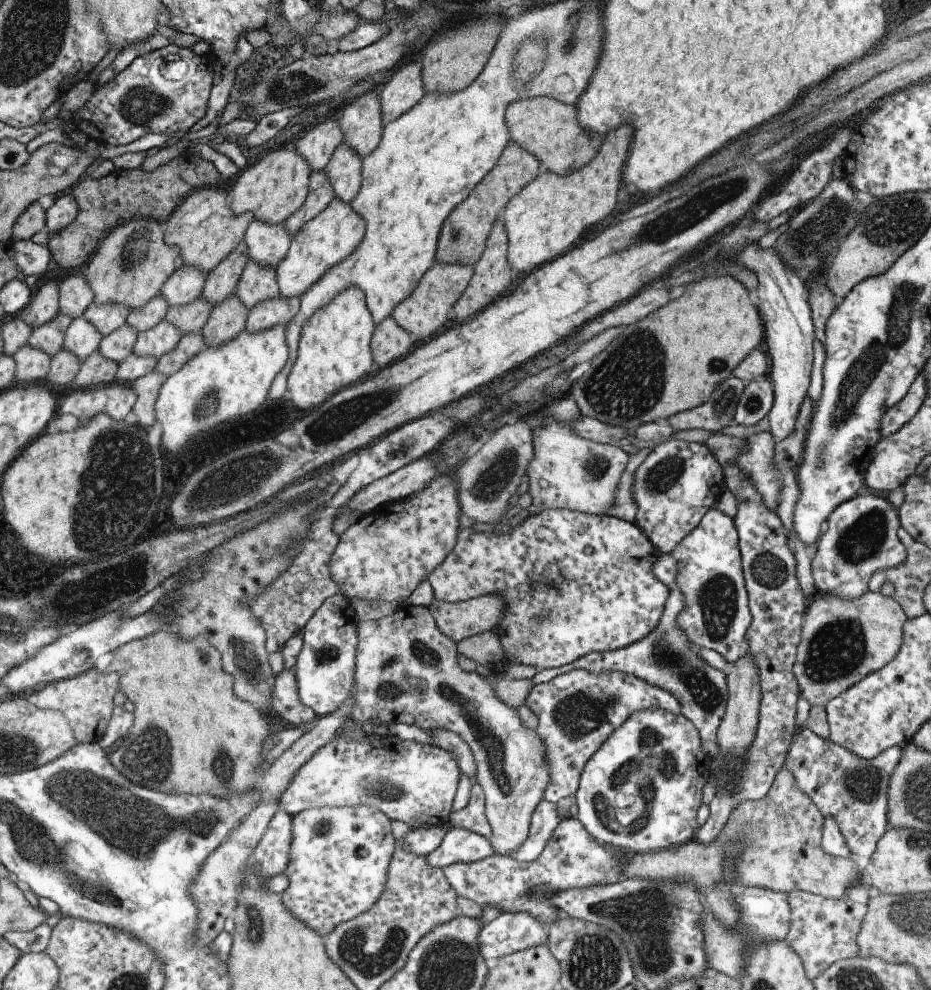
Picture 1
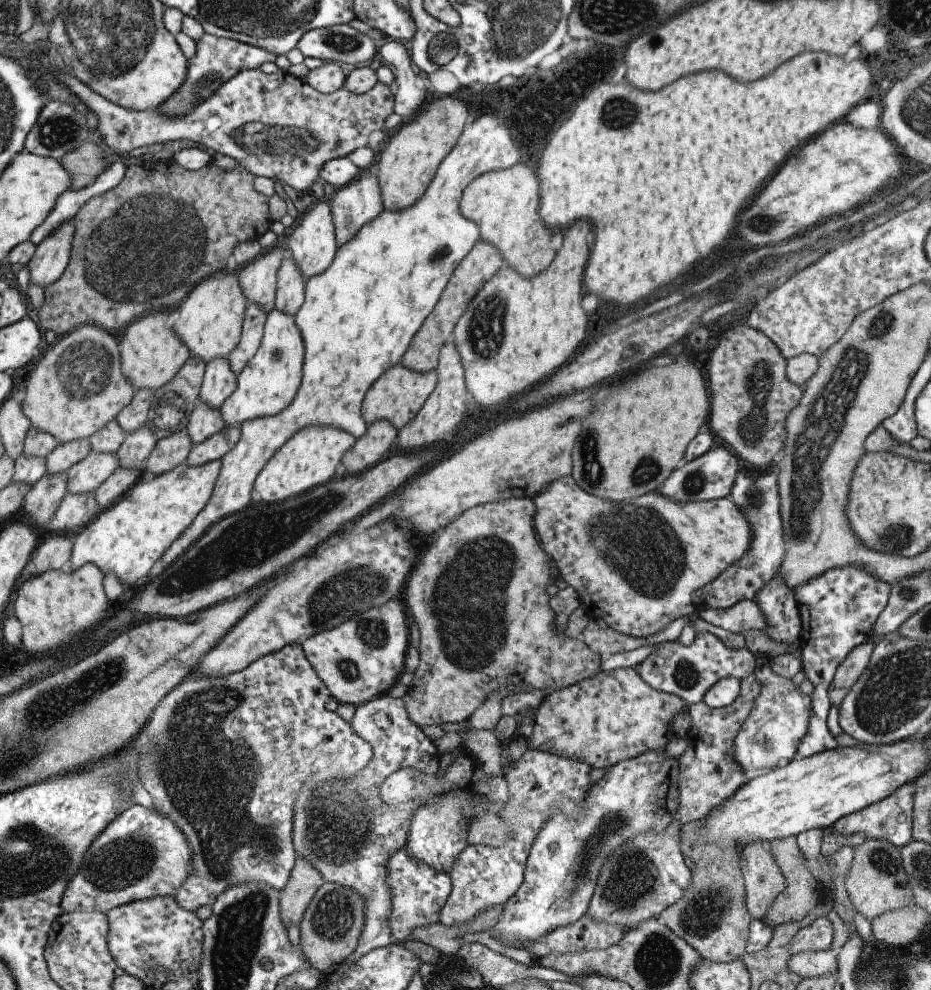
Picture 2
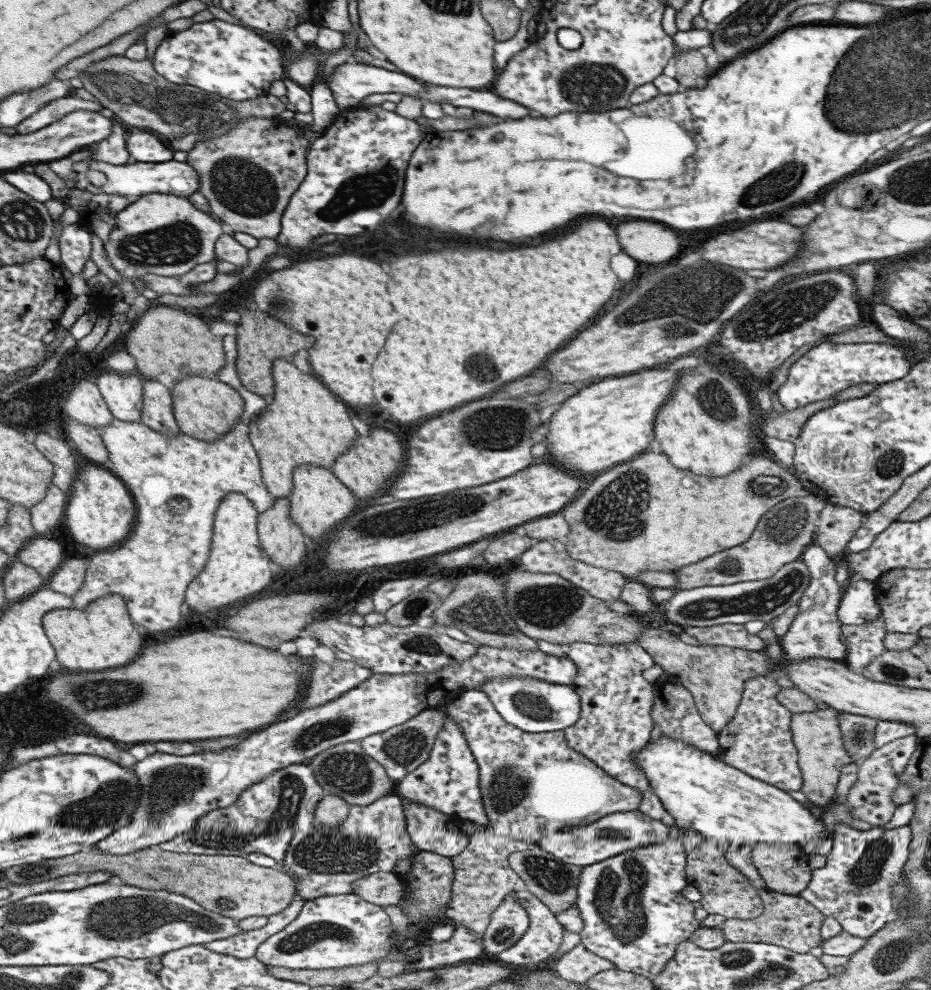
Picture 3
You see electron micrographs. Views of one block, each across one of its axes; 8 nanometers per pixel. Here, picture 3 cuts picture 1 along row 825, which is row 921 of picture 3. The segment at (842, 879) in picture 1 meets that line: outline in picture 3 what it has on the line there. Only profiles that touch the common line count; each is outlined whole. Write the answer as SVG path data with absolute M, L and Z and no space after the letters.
M760 889L763 905L761 916L752 919L726 919L720 929L726 941L732 943L764 942L782 946L797 954L807 954L822 945L821 926L825 917L800 895L787 895L767 889Z

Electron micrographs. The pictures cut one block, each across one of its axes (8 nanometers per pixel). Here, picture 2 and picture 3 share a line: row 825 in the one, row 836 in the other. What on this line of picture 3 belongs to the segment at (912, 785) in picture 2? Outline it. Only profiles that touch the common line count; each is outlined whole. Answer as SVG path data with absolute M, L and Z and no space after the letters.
M842 821L836 823L833 833L833 847L826 855L826 864L821 869L811 872L811 882L800 896L826 918L834 918L843 930L851 936L870 939L877 930L894 919L896 905L893 898L893 887L901 882L903 869L909 859L909 848L912 842L910 826L894 827L890 830L881 826L871 826L868 830L856 830Z

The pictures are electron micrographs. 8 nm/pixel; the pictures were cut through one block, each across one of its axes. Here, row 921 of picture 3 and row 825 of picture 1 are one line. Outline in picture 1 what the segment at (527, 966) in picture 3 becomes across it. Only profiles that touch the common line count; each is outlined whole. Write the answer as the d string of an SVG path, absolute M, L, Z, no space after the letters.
M571 670L556 676L546 684L537 684L532 687L523 704L526 704L538 718L536 734L546 746L550 782L544 790L544 800L540 800L540 804L532 812L526 842L520 846L520 850L516 848L509 856L520 862L534 860L548 844L552 832L561 821L556 812L556 803L566 796L575 796L584 764L610 738L610 734L630 718L630 714L654 708L672 714L681 712L678 700L670 692L652 686L636 676L624 672L592 674L585 670Z

